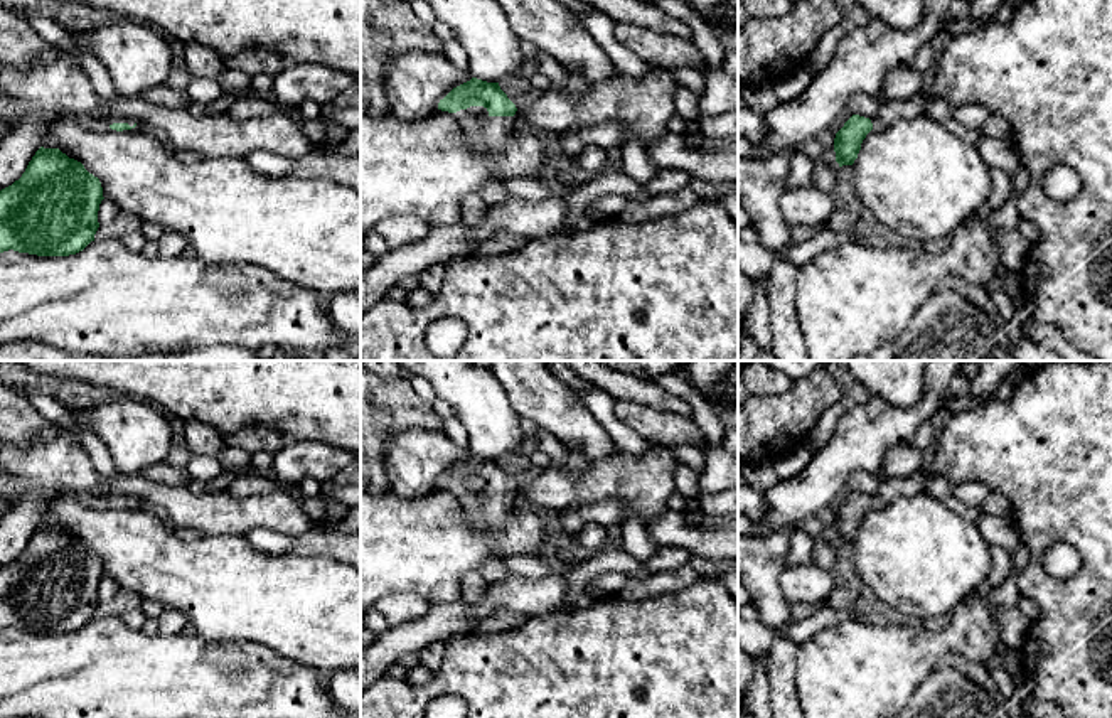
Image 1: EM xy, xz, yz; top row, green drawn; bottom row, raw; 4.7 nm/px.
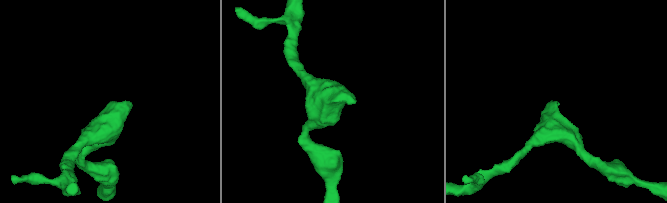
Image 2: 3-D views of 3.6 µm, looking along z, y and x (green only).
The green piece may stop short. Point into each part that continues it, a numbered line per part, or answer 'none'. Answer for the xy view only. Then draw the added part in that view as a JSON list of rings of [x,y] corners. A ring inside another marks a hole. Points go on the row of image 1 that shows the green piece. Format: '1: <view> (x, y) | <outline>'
1: xy (103, 122) | [[[116,116],[99,118],[96,121],[99,123],[101,128],[110,128],[113,123],[128,123],[130,126],[135,125],[131,120],[123,120],[123,118],[116,118]]]

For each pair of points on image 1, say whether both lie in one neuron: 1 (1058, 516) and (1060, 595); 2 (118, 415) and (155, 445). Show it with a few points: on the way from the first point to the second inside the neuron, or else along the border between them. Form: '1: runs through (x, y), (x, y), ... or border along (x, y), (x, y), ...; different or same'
1: runs through (1038, 536), (1035, 572), (1040, 577); same
2: runs through (127, 420), (147, 440); same

